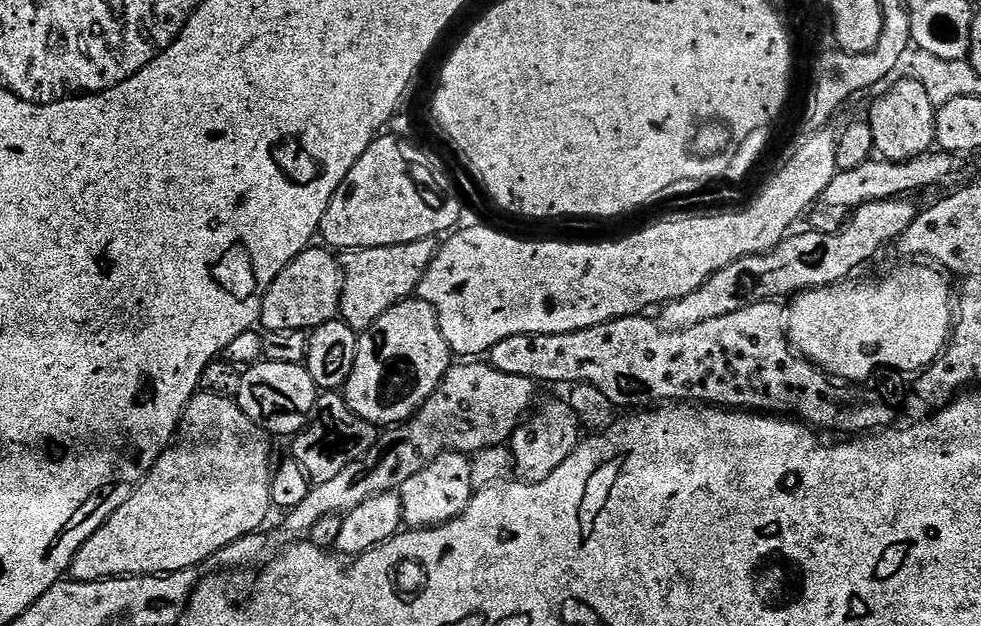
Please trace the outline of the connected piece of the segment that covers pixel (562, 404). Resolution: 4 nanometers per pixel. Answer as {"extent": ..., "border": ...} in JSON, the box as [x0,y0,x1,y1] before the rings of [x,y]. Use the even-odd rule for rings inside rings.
{"extent":[510,399,582,484],"border":[[[563,399],[548,400],[538,408],[527,417],[526,427],[516,429],[510,441],[515,475],[527,484],[550,478],[550,474],[554,474],[554,470],[558,470],[558,466],[562,466],[562,462],[566,462],[570,454],[574,454],[582,439],[582,425],[578,414],[574,414],[574,410]]]}

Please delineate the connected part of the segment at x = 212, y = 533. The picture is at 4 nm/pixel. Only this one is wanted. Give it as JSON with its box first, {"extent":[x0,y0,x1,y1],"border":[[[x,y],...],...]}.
{"extent":[70,391,274,582],"border":[[[197,391],[192,397],[192,401],[184,407],[184,413],[180,415],[180,427],[176,429],[175,437],[167,450],[158,458],[158,462],[154,462],[154,466],[146,474],[144,481],[137,486],[134,494],[125,504],[118,506],[118,510],[114,510],[114,514],[110,514],[110,518],[100,527],[90,538],[86,538],[86,542],[82,546],[82,550],[78,550],[78,554],[74,554],[74,562],[70,569],[71,579],[78,582],[98,582],[99,580],[111,580],[121,576],[162,576],[170,572],[178,570],[186,570],[187,568],[199,569],[203,560],[211,561],[218,554],[218,550],[222,550],[226,546],[230,546],[238,538],[243,536],[251,536],[264,524],[264,519],[268,516],[268,511],[273,511],[272,502],[272,474],[274,471],[274,459],[272,460],[272,444],[269,433],[259,428],[254,421],[247,416],[240,408],[235,400],[230,398],[222,398],[218,394],[210,394],[209,392]]]}

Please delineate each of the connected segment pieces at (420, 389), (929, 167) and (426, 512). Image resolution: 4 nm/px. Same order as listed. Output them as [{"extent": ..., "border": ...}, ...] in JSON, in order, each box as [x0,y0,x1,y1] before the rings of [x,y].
[{"extent":[342,298,454,426],"border":[[[409,298],[386,310],[374,326],[359,333],[354,370],[350,370],[342,395],[350,410],[366,422],[377,426],[402,424],[434,394],[453,363],[454,353],[442,338],[434,306]]]},{"extent":[822,150,954,210],"border":[[[929,150],[923,152],[920,156],[915,156],[913,160],[886,160],[883,158],[873,158],[862,162],[862,166],[855,167],[854,170],[842,170],[841,172],[836,172],[834,174],[833,180],[830,182],[830,186],[826,186],[822,197],[823,206],[846,206],[849,210],[855,210],[858,206],[864,206],[866,202],[878,201],[878,200],[895,200],[897,198],[903,197],[905,194],[912,194],[908,192],[922,192],[926,188],[932,188],[935,184],[944,184],[948,180],[948,171],[952,168],[952,160],[954,160],[953,153],[941,152],[939,150]]]},{"extent":[399,452,474,529],"border":[[[444,452],[406,481],[399,493],[404,522],[409,529],[436,528],[439,524],[450,522],[464,513],[474,495],[472,461],[462,452]]]}]

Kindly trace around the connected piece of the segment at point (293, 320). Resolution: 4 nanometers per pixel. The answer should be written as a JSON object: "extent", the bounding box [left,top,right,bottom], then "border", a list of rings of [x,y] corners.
{"extent":[258,247,344,332],"border":[[[316,247],[305,248],[298,258],[291,260],[286,270],[274,278],[270,290],[266,290],[258,321],[264,332],[311,330],[339,317],[344,273],[340,271],[339,259],[327,247]]]}

